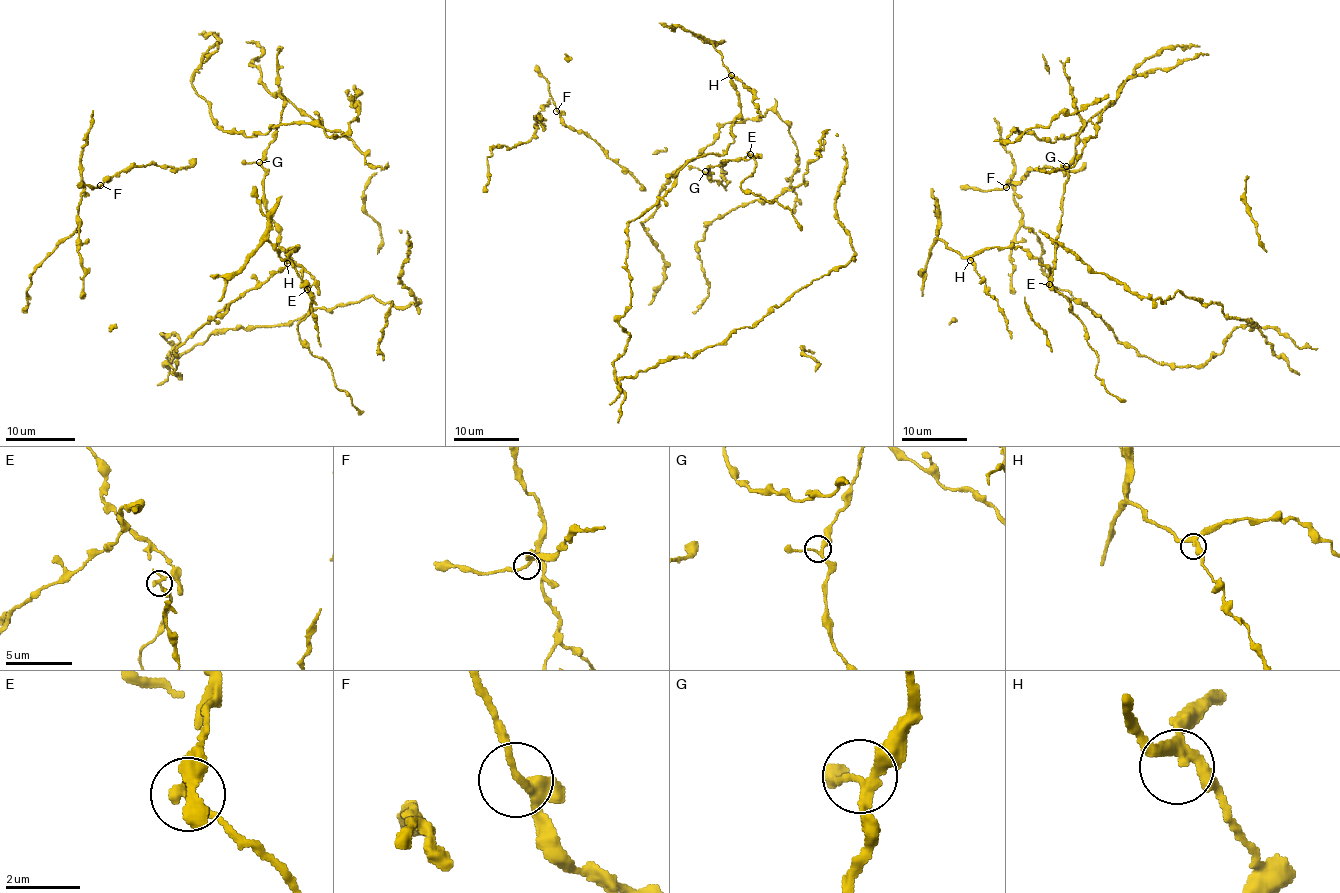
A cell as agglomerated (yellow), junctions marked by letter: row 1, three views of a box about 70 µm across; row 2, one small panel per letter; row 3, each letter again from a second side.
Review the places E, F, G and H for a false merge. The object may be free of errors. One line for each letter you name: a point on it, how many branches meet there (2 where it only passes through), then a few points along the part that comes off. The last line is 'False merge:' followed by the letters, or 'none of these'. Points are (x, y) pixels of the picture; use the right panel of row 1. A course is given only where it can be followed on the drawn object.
E: place (1049, 284); branches 3; course (1050, 285), (1069, 303), (1069, 308), (1079, 319), (1091, 348), (1097, 355), (1096, 374), (1112, 394), (1125, 399)
False merge: E

